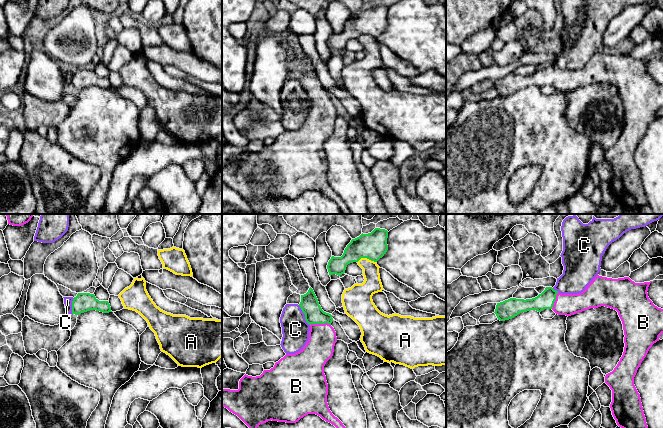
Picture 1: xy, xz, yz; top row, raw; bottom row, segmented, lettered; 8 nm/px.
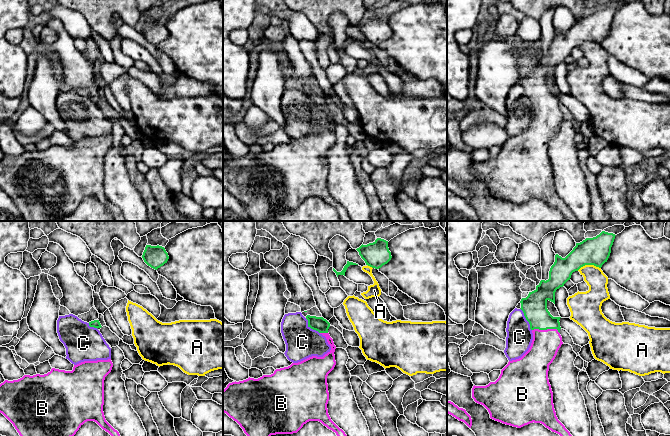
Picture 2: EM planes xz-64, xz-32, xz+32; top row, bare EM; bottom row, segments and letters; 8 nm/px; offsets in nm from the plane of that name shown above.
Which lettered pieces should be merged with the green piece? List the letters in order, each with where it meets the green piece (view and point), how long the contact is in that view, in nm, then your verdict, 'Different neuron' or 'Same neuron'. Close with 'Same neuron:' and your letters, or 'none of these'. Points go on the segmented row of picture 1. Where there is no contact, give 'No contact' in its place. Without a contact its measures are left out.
A: Touches green at xz (366, 257). Shared border 150 nm. Different neuron
B: Touches green at xz (320, 323). Shared border 170 nm. Same neuron
C: Touches green at xz (305, 315). Shared border 190 nm. Different neuron
Same neuron: B

